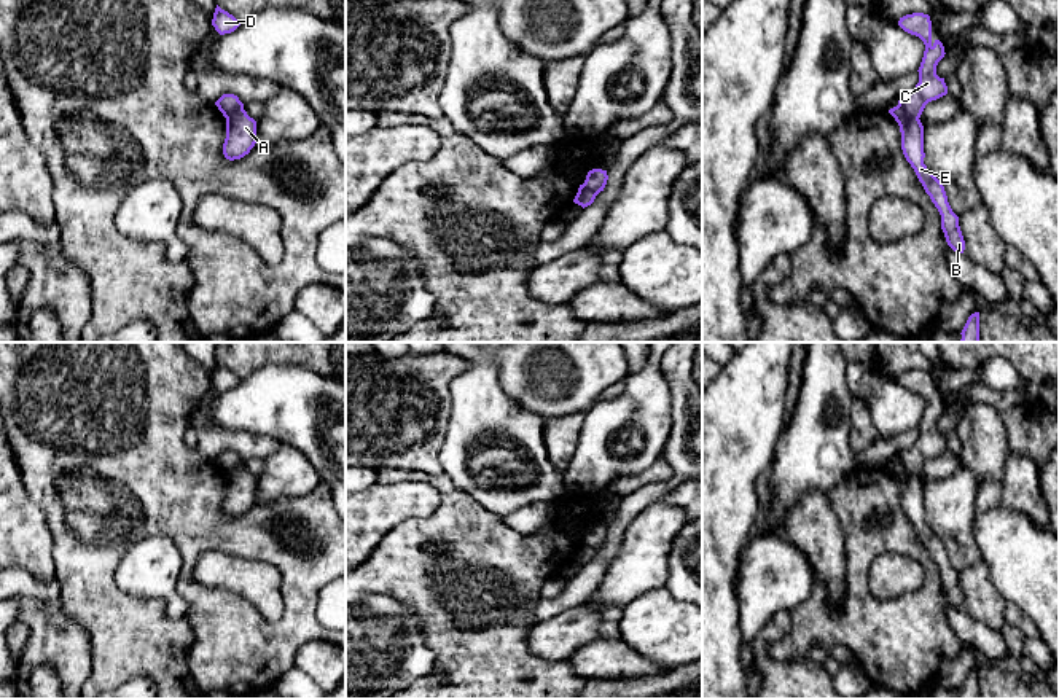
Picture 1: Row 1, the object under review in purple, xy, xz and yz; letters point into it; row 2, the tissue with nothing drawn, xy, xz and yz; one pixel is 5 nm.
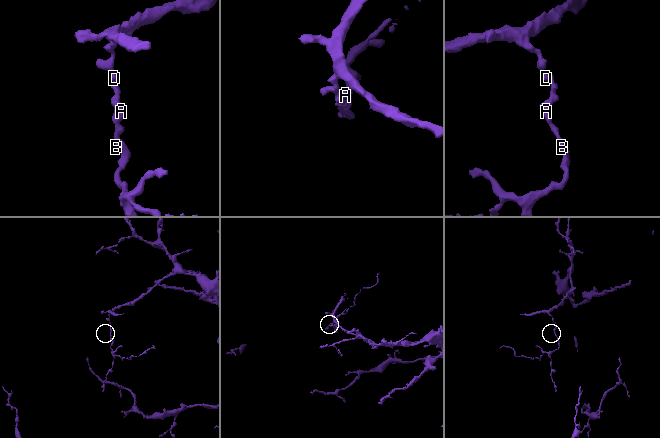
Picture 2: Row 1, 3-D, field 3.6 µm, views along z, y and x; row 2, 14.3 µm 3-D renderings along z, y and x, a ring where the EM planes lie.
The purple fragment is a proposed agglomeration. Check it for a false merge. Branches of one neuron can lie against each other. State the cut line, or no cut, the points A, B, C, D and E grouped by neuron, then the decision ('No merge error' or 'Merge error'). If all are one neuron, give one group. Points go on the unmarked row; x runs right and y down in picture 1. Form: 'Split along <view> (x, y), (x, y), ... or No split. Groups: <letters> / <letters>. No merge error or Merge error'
Split along yz (898, 457), (910, 473), (918, 475). Groups: A B E / C D. Merge error

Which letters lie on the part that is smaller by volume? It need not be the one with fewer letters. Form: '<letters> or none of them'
A, B, E

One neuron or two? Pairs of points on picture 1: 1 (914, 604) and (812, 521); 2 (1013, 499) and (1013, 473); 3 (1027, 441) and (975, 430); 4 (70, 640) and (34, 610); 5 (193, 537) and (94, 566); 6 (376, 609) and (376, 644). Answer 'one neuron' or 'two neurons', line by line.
1: two neurons
2: one neuron
3: two neurons
4: one neuron
5: one neuron
6: one neuron

